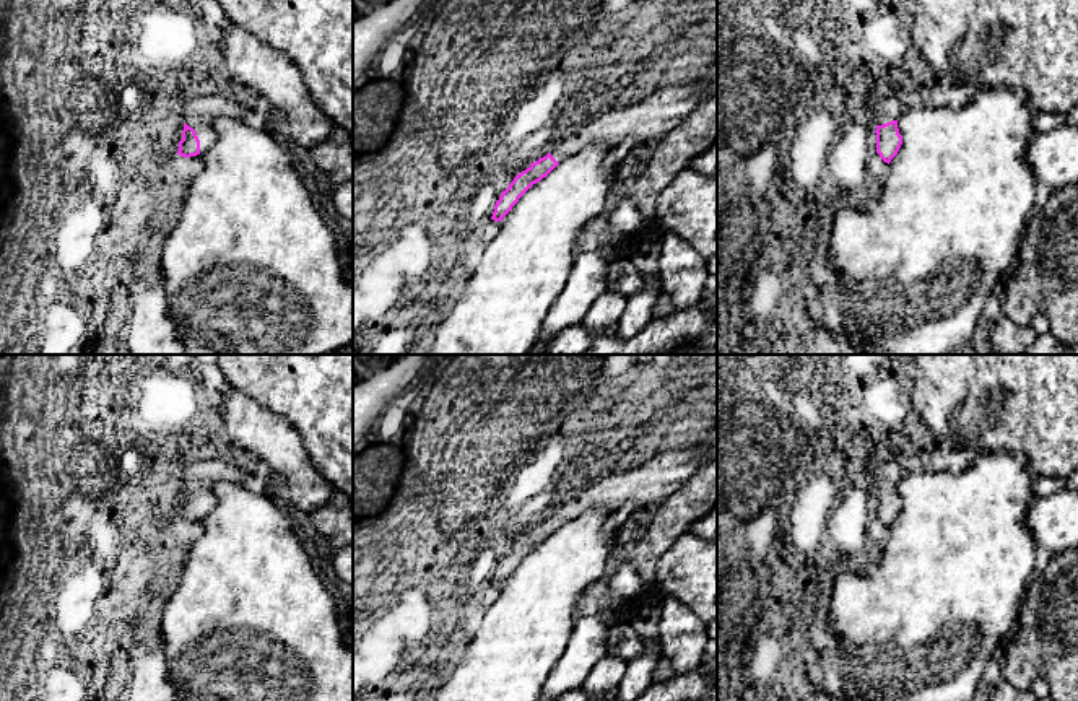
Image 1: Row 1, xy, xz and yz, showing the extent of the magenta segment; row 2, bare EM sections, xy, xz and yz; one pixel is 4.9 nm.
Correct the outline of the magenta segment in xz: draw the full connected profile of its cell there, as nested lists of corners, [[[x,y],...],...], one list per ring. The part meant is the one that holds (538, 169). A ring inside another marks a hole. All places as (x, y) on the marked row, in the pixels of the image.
[[[696,76],[686,85],[662,86],[649,96],[632,96],[619,109],[606,111],[595,120],[577,127],[571,135],[558,142],[546,156],[514,177],[496,202],[491,220],[502,221],[533,184],[585,146],[605,143],[616,148],[624,142],[644,145],[647,140],[663,137],[680,125],[707,96],[707,85],[702,85]]]

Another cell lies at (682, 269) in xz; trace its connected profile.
[[[665,231],[659,255],[659,276],[680,314],[701,304],[707,270],[704,257],[678,233]]]

